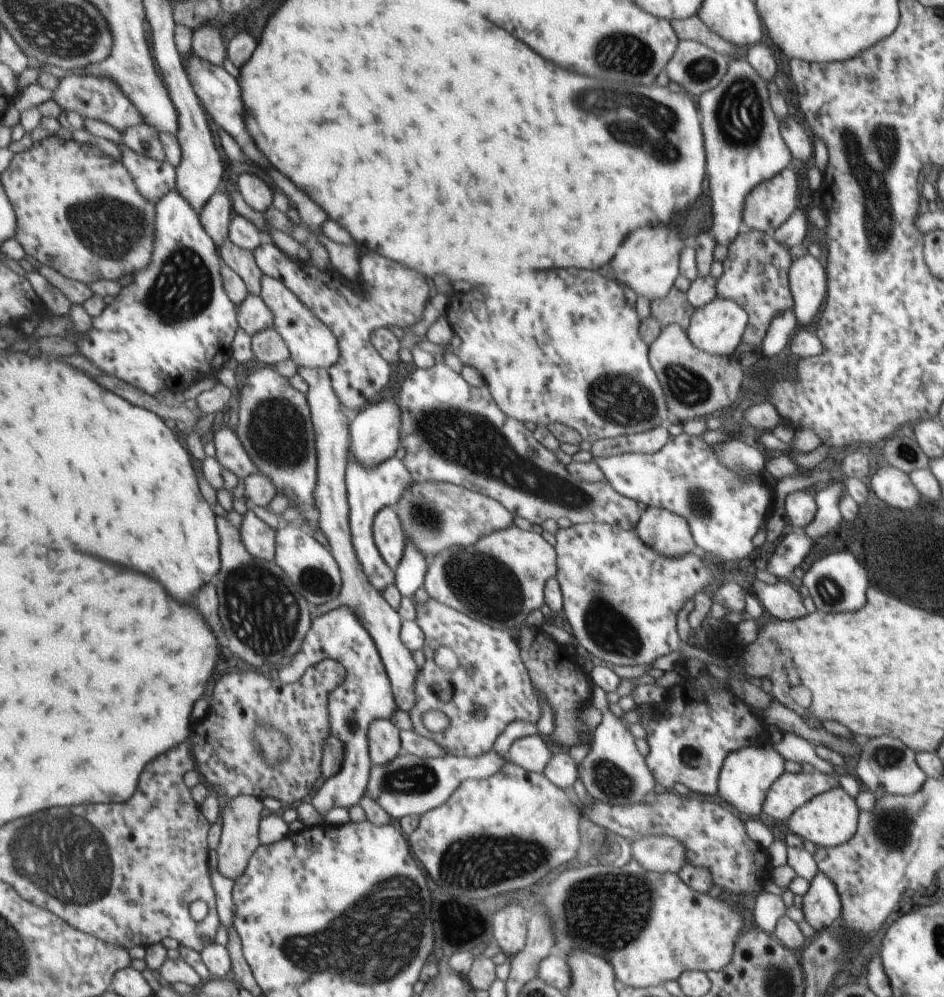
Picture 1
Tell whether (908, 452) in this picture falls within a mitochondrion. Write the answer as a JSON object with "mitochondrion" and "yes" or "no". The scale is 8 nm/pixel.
{"mitochondrion":"yes"}

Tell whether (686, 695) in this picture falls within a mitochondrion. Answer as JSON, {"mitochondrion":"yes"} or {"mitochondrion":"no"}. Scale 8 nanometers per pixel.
{"mitochondrion":"no"}

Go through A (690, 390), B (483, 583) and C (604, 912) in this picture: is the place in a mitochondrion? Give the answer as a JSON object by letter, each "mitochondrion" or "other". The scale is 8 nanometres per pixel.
{"A":"mitochondrion","B":"mitochondrion","C":"mitochondrion"}

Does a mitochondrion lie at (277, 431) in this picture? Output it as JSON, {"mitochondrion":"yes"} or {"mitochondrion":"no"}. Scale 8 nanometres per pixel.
{"mitochondrion":"yes"}

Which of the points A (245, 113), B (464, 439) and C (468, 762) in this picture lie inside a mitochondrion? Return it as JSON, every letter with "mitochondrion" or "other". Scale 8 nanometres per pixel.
{"A":"other","B":"mitochondrion","C":"other"}

